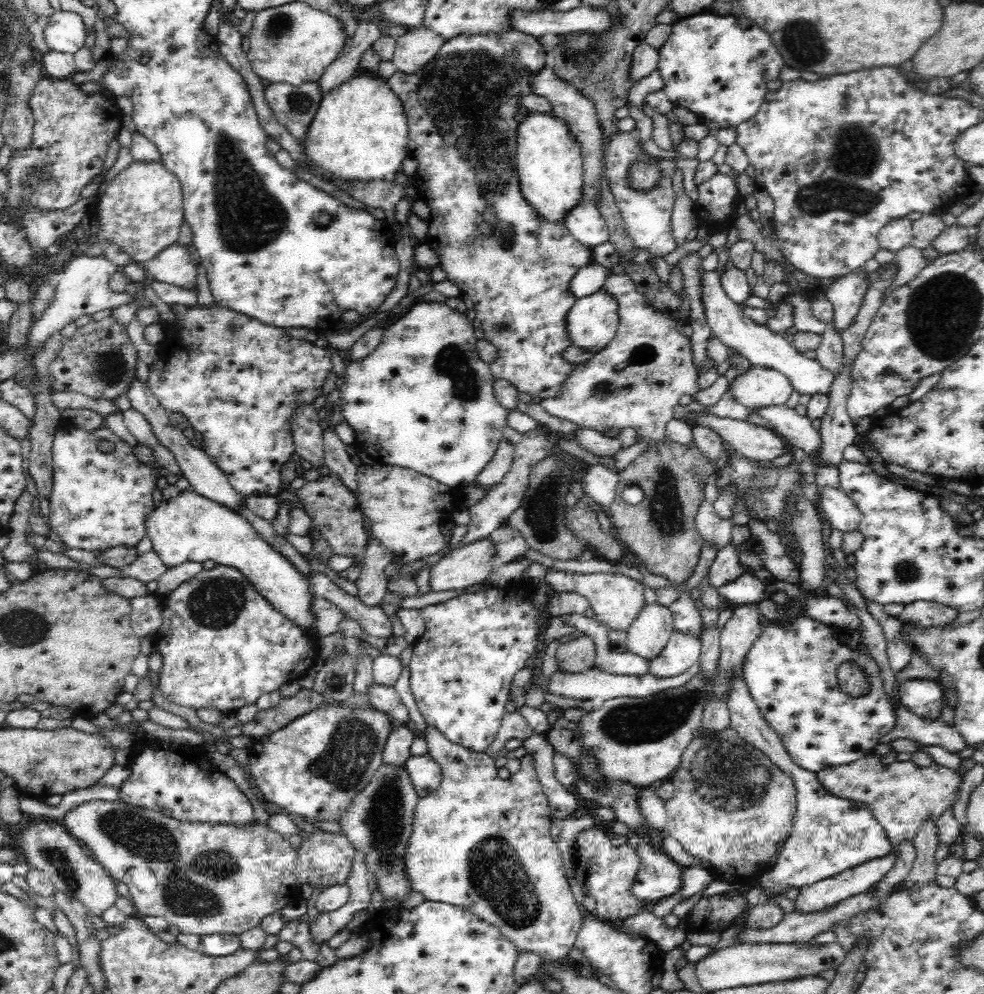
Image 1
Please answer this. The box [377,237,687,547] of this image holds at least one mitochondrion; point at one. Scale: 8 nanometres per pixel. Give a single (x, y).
(452, 361)

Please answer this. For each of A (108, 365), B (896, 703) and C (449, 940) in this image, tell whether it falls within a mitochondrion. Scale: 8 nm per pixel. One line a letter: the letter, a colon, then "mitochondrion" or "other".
A: mitochondrion
B: other
C: other

